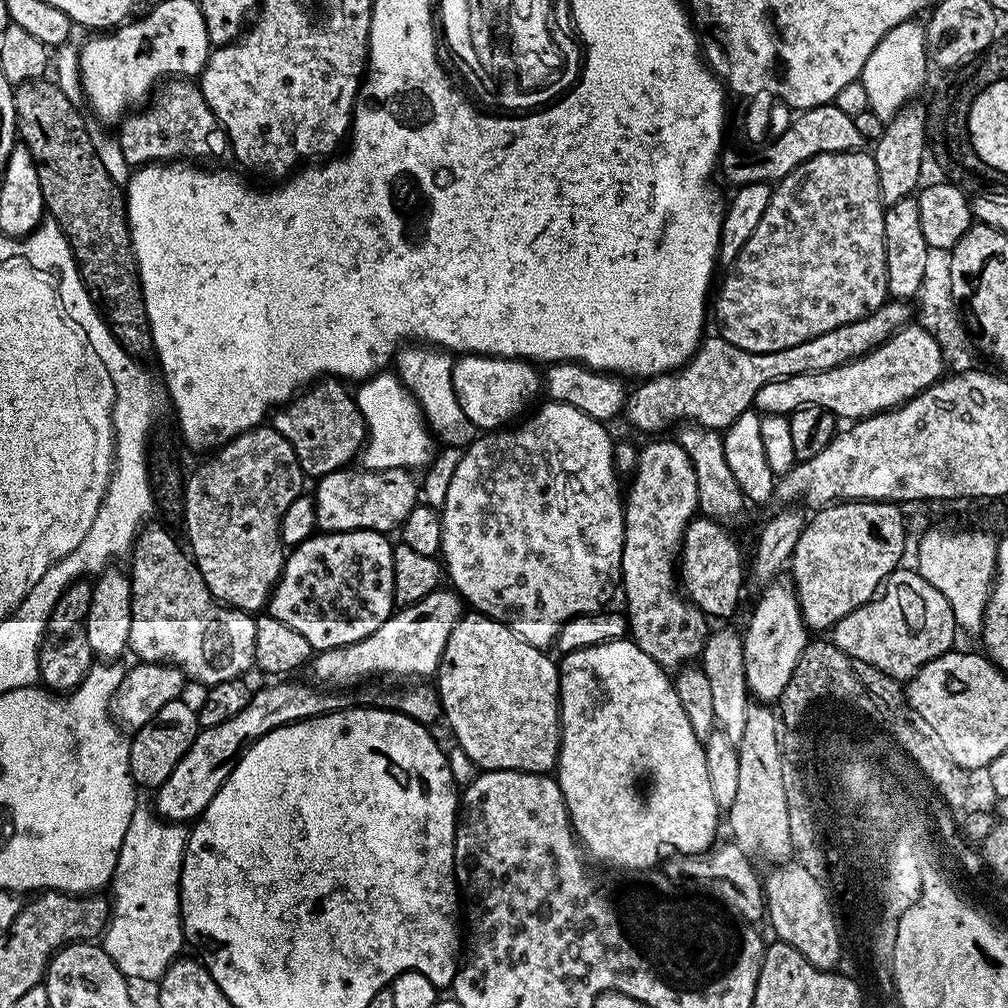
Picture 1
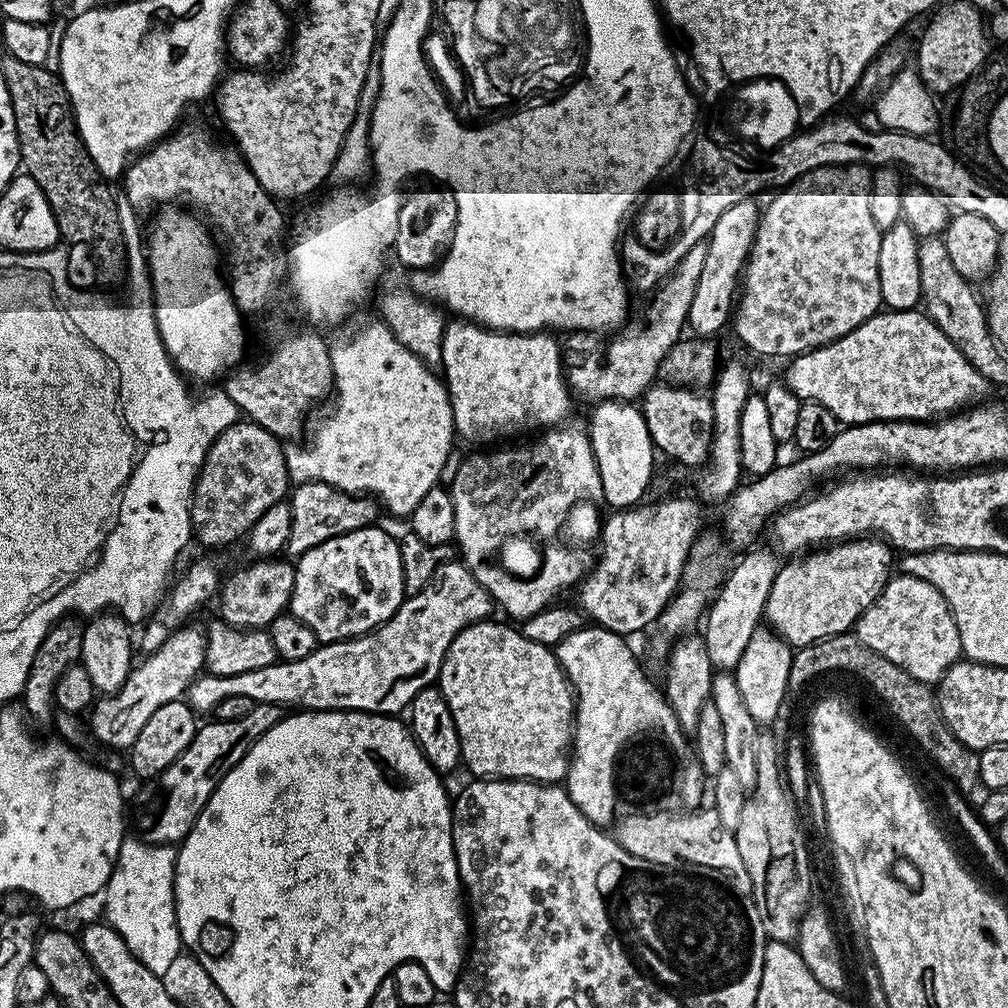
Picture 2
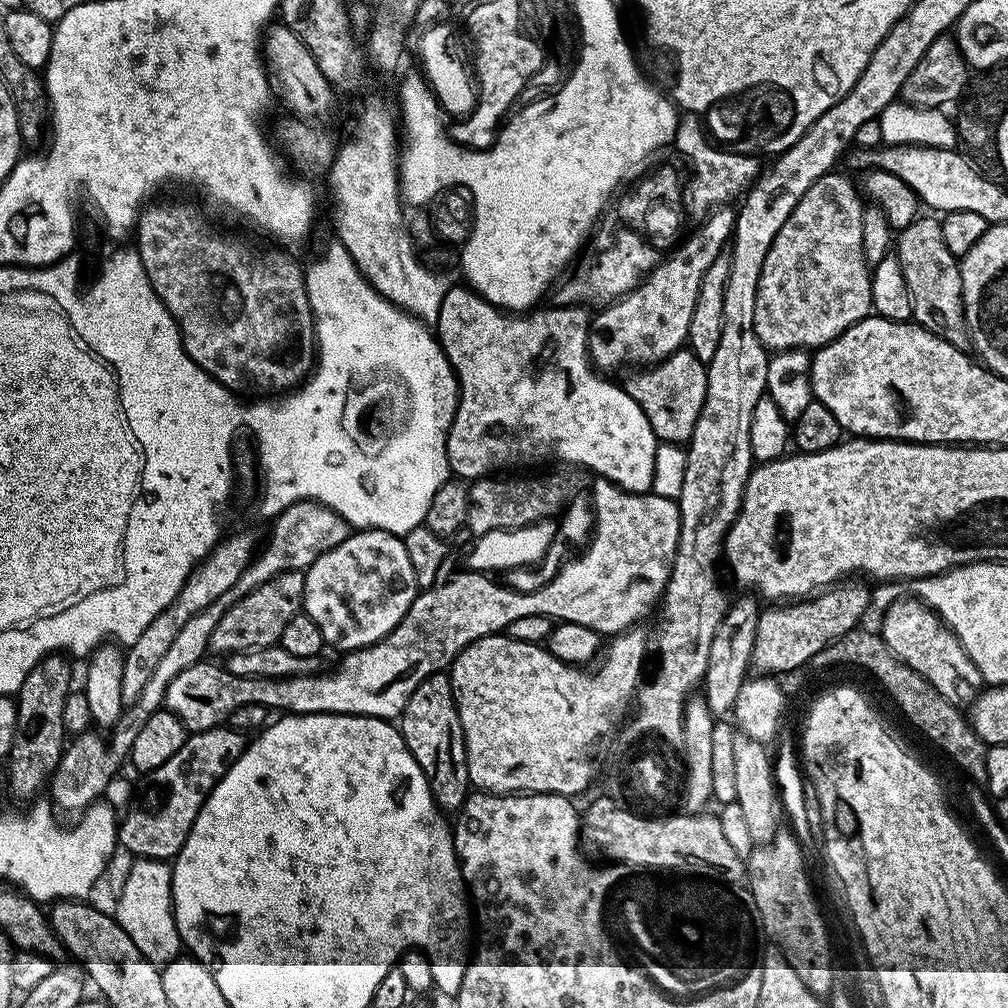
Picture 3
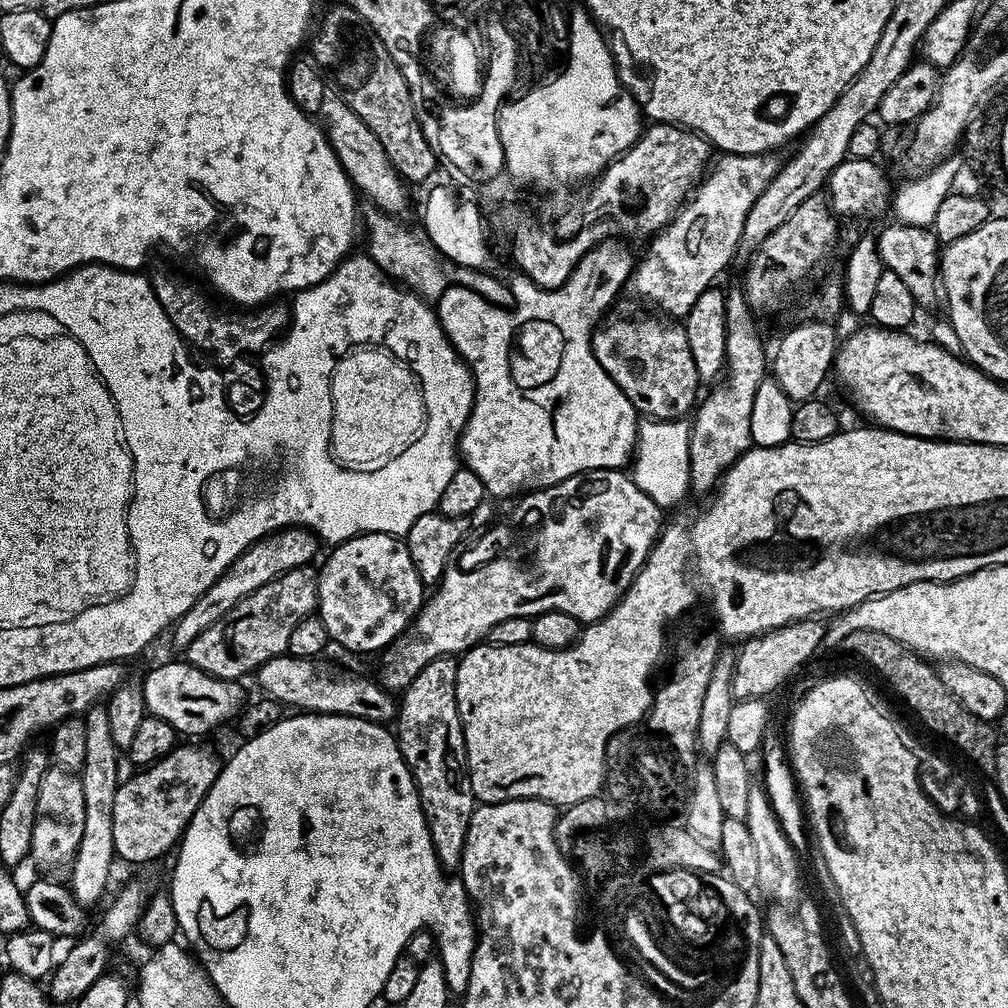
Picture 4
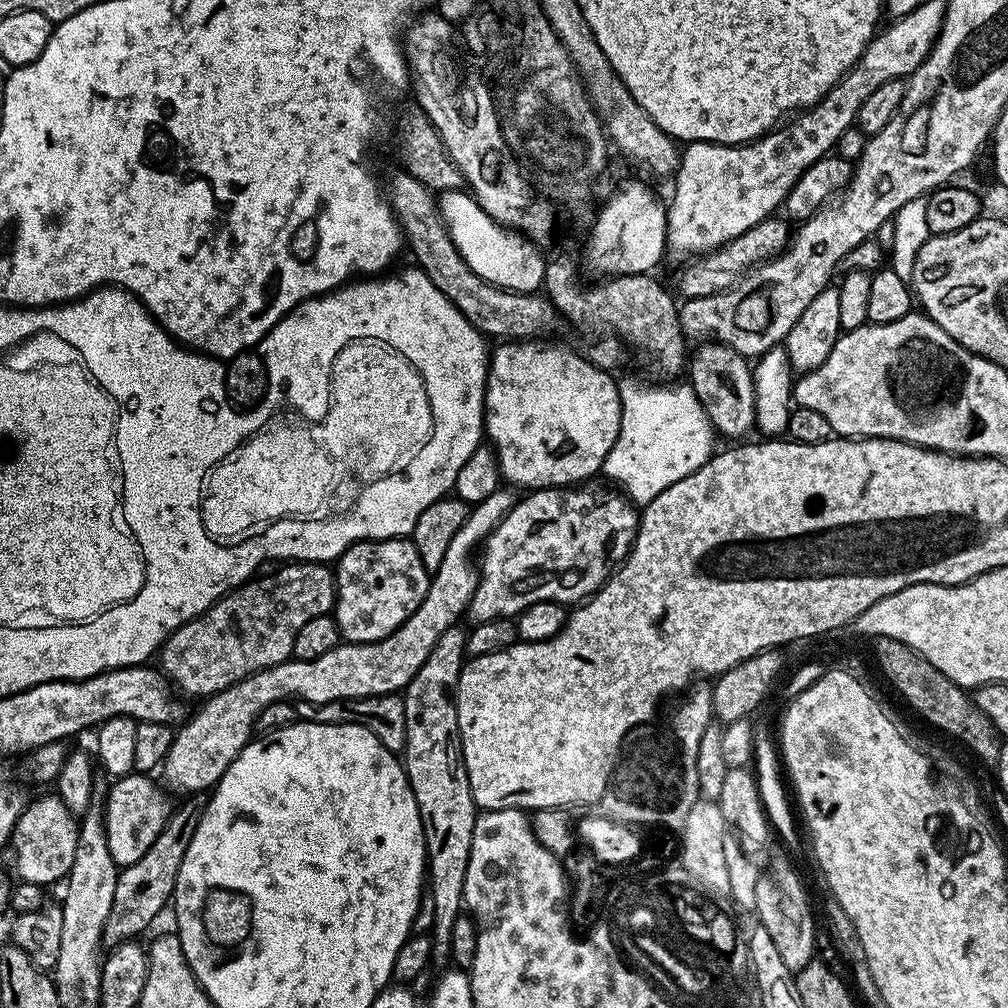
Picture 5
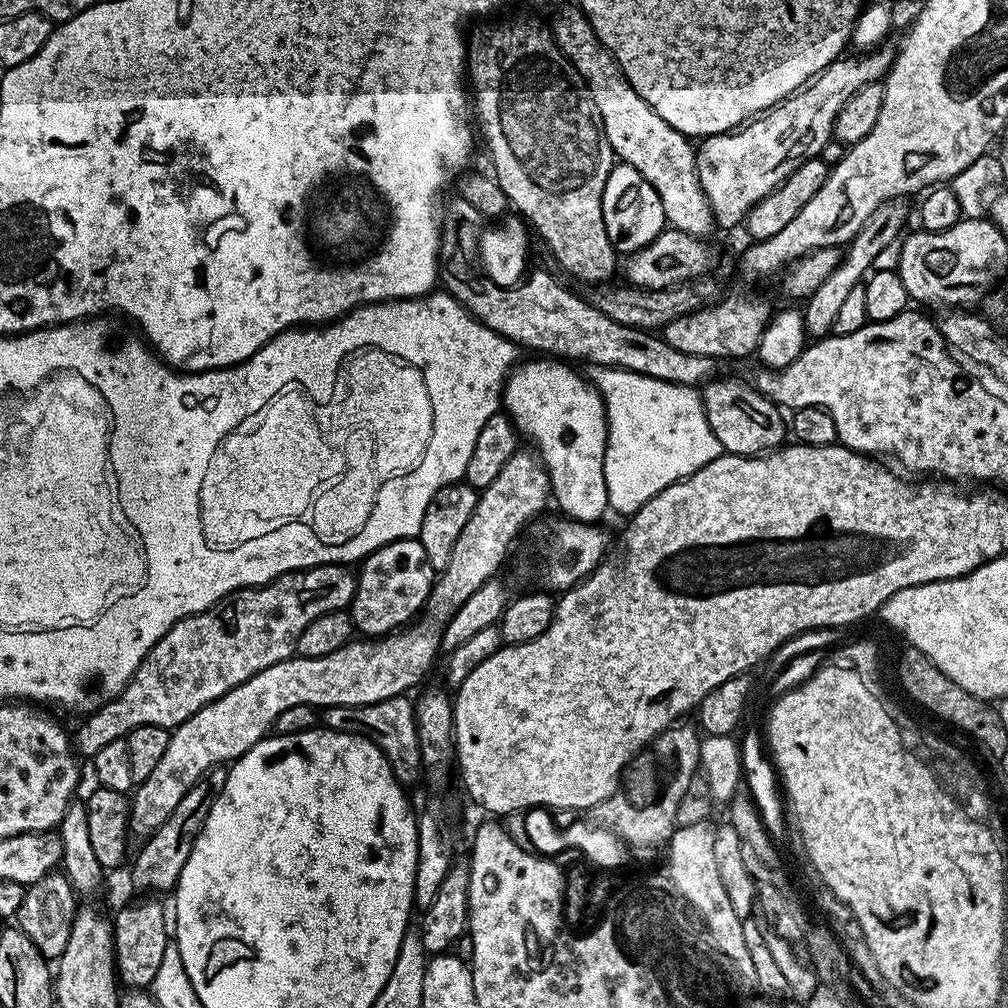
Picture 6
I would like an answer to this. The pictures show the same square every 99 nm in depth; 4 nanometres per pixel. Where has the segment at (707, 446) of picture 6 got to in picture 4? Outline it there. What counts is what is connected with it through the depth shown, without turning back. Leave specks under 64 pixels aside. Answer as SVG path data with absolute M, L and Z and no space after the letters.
M645 419L639 425L636 451L630 464L630 475L649 498L662 510L668 510L690 492L690 438L689 425L683 419Z

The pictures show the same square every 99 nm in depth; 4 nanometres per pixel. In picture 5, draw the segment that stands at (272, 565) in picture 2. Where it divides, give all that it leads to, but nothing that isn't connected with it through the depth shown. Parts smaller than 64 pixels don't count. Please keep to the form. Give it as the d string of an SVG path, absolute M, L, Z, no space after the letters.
M288 562L277 568L280 569L276 572L276 580L264 580L261 584L249 582L221 596L195 620L187 620L168 635L158 649L158 668L177 693L207 698L258 670L284 663L292 656L294 637L299 628L310 622L310 618L327 616L335 609L336 574L327 563Z

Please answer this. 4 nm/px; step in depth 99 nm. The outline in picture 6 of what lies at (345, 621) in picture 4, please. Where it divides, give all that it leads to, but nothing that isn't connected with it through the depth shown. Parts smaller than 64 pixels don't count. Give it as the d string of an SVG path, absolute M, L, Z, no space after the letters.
M419 539L395 540L374 550L358 568L356 593L350 605L353 629L368 638L383 638L403 629L423 609L433 581L434 573Z

